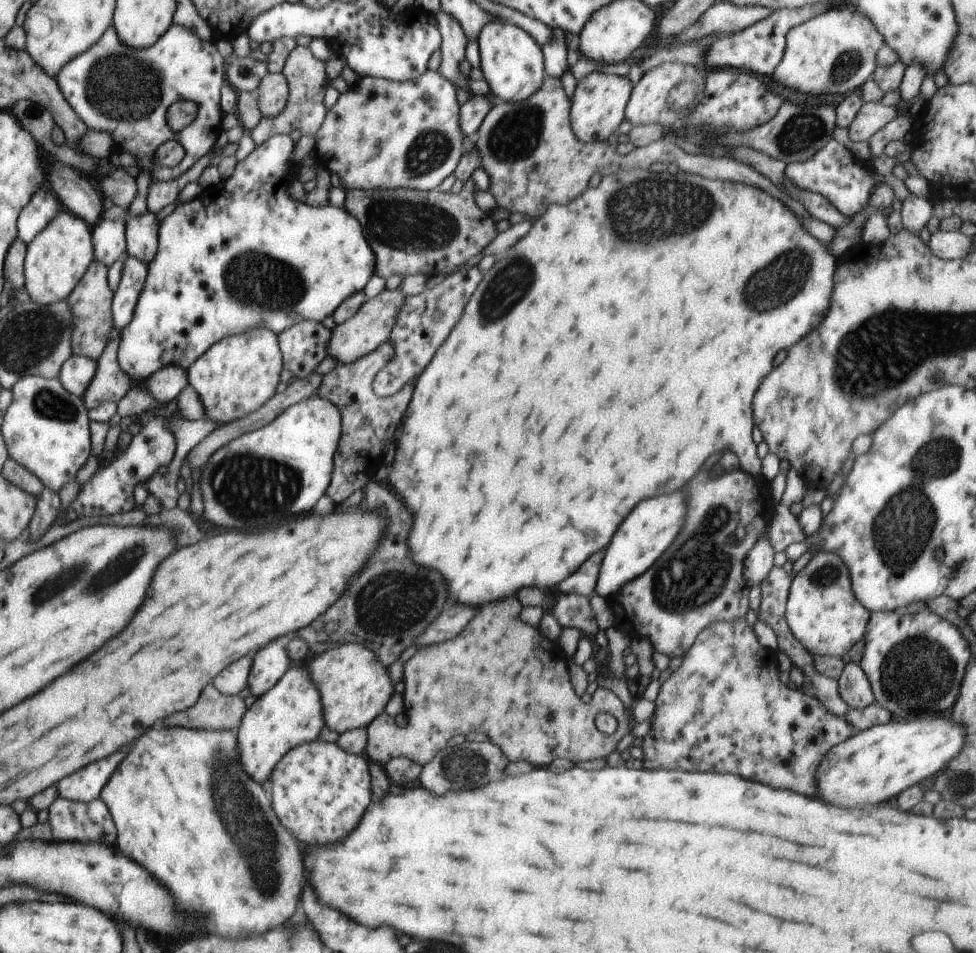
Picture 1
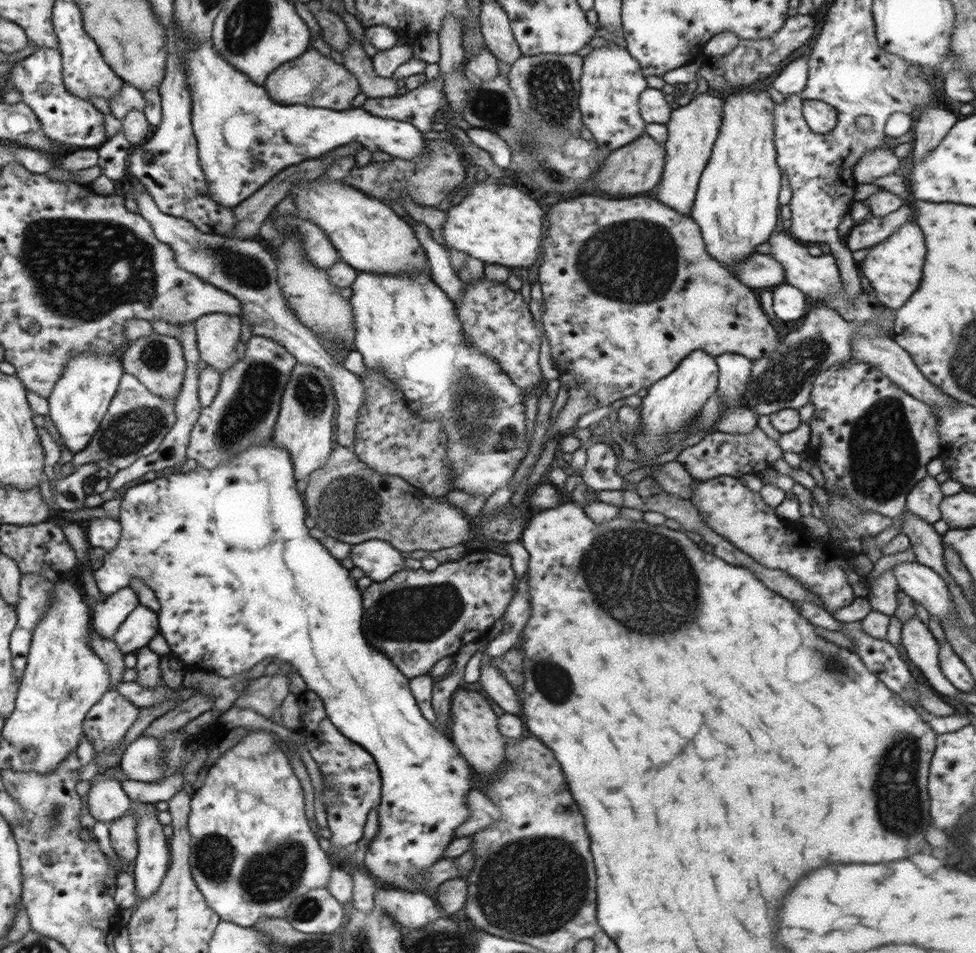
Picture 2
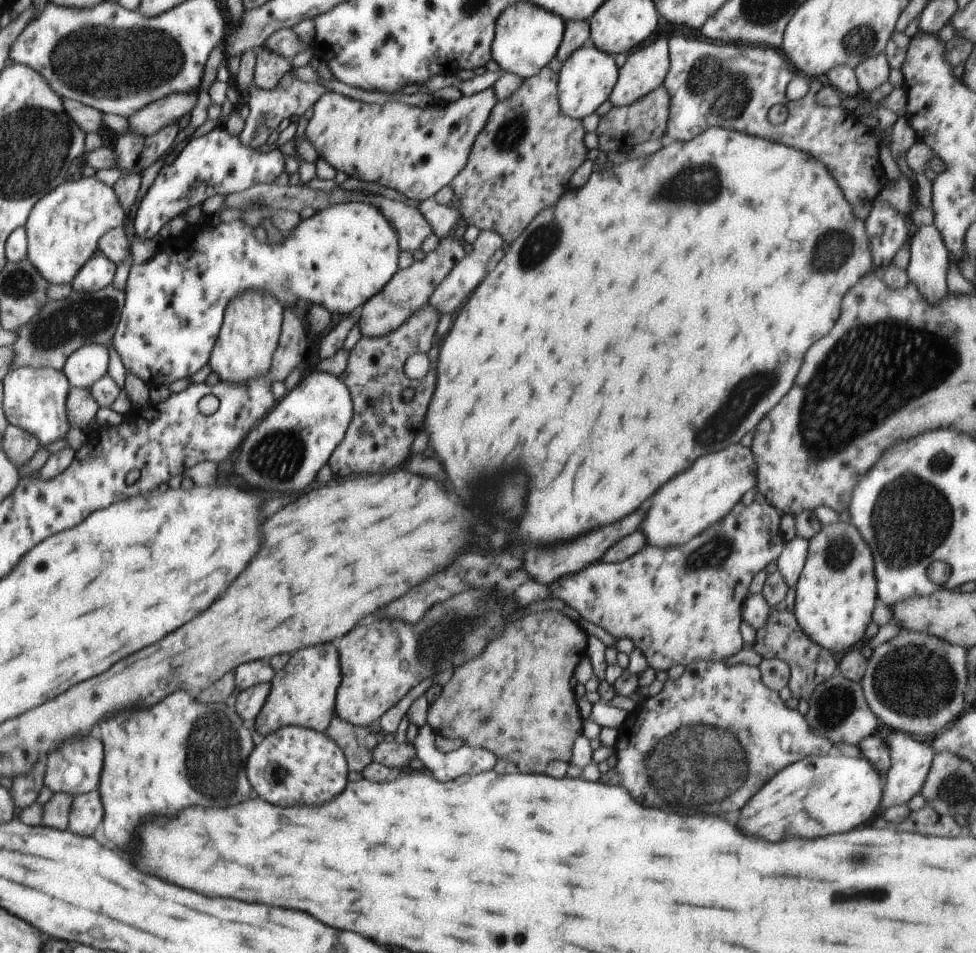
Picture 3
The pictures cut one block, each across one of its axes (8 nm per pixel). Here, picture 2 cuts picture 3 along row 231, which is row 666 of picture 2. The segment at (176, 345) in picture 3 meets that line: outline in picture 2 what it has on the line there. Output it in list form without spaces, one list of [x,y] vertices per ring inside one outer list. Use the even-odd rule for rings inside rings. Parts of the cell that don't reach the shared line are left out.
[[[270,439],[266,444],[250,446],[248,450],[240,452],[236,458],[232,458],[226,464],[220,464],[216,468],[195,469],[185,473],[173,473],[163,477],[141,479],[136,485],[132,485],[121,499],[119,523],[122,525],[122,534],[118,546],[105,555],[102,566],[93,571],[98,590],[101,594],[110,596],[128,587],[132,577],[138,577],[148,585],[155,593],[161,608],[159,614],[159,633],[164,636],[170,647],[170,655],[178,658],[187,670],[210,670],[223,677],[231,677],[250,670],[255,664],[266,658],[273,658],[276,662],[288,662],[293,670],[304,679],[308,690],[316,697],[322,699],[325,711],[332,724],[350,740],[365,748],[376,761],[381,777],[381,802],[378,809],[378,834],[368,843],[368,849],[363,862],[364,868],[370,872],[378,882],[392,884],[394,888],[401,891],[422,893],[429,895],[436,904],[438,888],[426,887],[426,872],[432,864],[441,859],[442,854],[455,840],[456,828],[469,820],[470,810],[467,795],[478,787],[478,779],[474,776],[471,764],[462,756],[458,747],[444,731],[438,731],[435,724],[428,722],[418,708],[416,699],[411,693],[409,678],[404,676],[395,664],[385,655],[370,646],[366,642],[363,628],[363,602],[362,591],[356,586],[356,580],[350,577],[350,570],[346,570],[339,560],[336,560],[320,541],[310,536],[310,530],[304,524],[307,516],[303,494],[296,488],[294,468],[288,450],[280,448]]]

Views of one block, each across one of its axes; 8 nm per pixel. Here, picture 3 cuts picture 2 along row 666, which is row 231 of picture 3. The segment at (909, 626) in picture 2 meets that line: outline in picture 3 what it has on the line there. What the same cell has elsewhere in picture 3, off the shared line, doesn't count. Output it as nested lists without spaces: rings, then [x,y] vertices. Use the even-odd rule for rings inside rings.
[[[936,225],[920,226],[909,240],[909,265],[906,274],[918,292],[936,304],[949,294],[947,272],[949,252]]]

